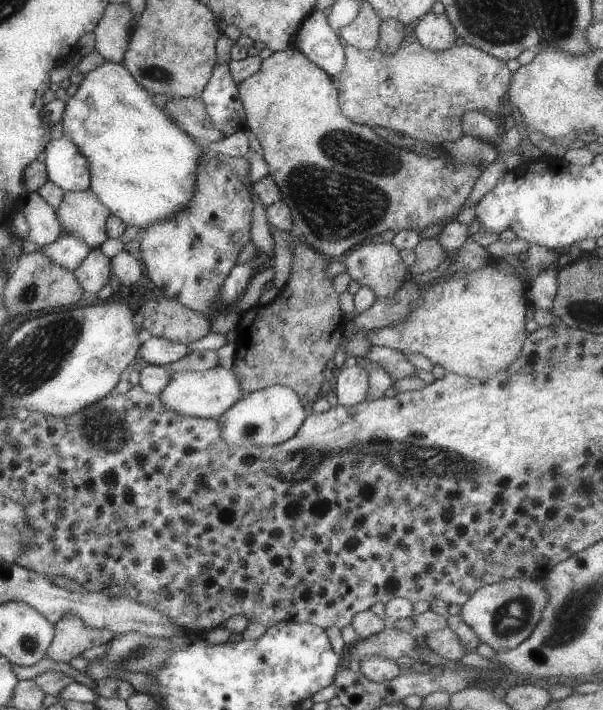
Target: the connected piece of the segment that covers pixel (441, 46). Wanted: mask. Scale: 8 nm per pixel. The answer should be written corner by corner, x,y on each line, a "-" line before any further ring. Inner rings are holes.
429,12
419,18
414,28
415,39
426,50
443,51
455,45
457,34
446,15

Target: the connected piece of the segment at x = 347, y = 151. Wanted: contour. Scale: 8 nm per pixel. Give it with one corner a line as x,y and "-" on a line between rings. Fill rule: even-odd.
293,45
261,60
257,72
237,86
245,129
259,141
267,175
289,208
295,232
328,261
385,230
397,233
407,228
419,232
429,225
455,219
482,172
477,166
451,168
441,156
426,158
393,148
372,128
349,122
339,112
333,79

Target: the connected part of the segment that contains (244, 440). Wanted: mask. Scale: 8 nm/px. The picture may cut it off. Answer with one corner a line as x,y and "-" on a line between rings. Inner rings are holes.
282,385
269,387
244,394
231,408
218,417
221,424
221,440
235,446
255,444
272,446
288,440
297,432
308,415
308,407
301,403
291,388

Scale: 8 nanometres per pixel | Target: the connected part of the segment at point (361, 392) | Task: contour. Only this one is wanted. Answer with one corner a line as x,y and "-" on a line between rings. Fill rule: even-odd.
358,365
349,366
335,372
332,381
332,391
335,393
337,404
343,407
351,407
367,401
369,396
367,372

